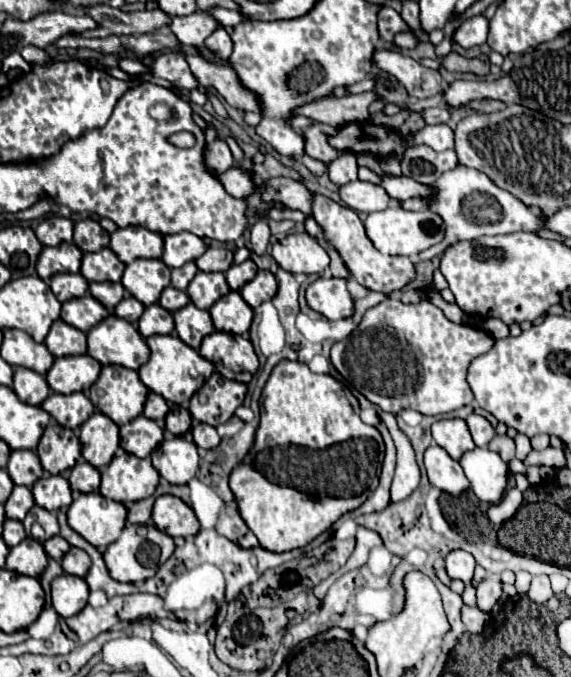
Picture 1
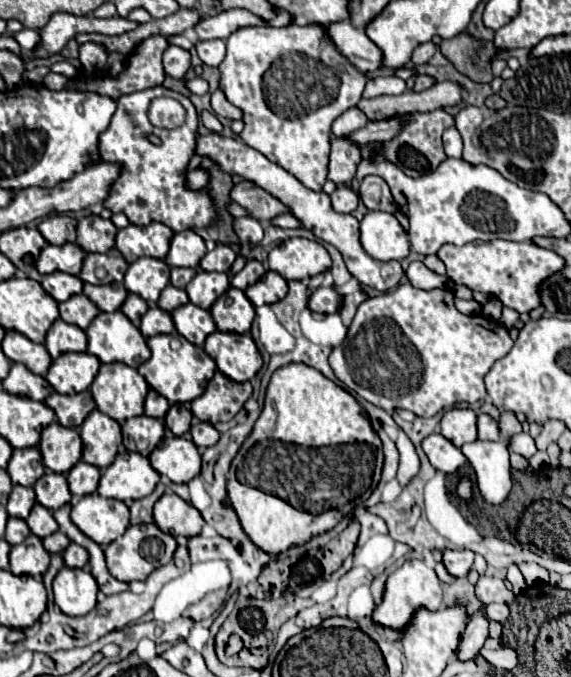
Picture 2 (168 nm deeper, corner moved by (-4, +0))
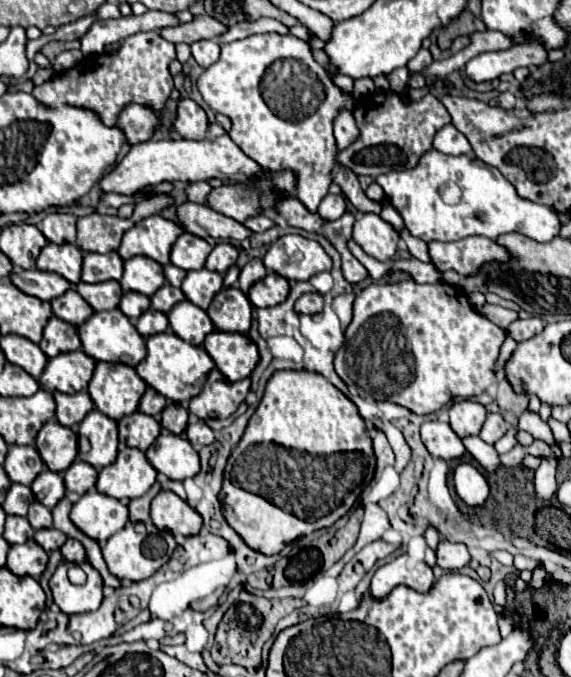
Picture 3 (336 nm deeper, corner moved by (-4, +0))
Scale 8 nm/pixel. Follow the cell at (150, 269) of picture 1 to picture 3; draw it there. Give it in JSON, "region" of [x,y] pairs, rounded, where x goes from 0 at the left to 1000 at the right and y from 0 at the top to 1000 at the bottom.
{"region":[[[229,380],[215,391],[212,409],[215,430],[240,430],[264,439],[285,418],[285,394],[275,386],[261,386],[261,380]]]}

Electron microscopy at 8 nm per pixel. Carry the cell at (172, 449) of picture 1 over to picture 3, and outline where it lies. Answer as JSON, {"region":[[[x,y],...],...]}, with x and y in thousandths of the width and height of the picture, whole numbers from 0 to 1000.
{"region":[[[289,634],[275,645],[275,651],[268,651],[268,657],[261,657],[261,663],[254,669],[257,669],[257,678],[264,681],[264,687],[278,699],[292,702],[296,708],[320,710],[320,708],[342,705],[349,699],[345,666],[331,657],[327,648],[303,643]]]}

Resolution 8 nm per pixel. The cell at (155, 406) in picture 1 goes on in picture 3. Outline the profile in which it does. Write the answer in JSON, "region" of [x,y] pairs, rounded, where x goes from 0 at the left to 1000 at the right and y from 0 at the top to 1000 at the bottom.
{"region":[[[257,572],[254,583],[247,586],[247,595],[243,595],[243,607],[247,610],[257,610],[264,616],[278,616],[278,610],[285,607],[289,601],[289,586],[282,586],[271,575]]]}

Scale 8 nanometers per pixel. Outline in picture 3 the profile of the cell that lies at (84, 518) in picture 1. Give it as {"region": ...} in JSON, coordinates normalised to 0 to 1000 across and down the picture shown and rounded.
{"region":[[[156,722],[124,752],[124,770],[170,802],[184,802],[198,787],[219,778],[226,770],[222,749],[198,737]]]}

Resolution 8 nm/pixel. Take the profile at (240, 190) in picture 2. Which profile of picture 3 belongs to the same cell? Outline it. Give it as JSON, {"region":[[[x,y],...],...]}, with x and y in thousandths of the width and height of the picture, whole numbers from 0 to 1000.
{"region":[[[387,273],[380,279],[370,279],[359,303],[394,321],[408,321],[412,326],[429,326],[433,321],[454,318],[454,294],[450,285],[443,285],[433,273]]]}

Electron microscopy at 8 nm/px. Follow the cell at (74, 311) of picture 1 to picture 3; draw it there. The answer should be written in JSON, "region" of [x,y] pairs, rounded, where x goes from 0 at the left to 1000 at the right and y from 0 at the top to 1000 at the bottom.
{"region":[[[121,427],[107,439],[96,439],[89,445],[89,453],[93,453],[96,468],[103,468],[124,480],[135,480],[135,483],[145,480],[163,465],[159,451],[131,427]]]}

